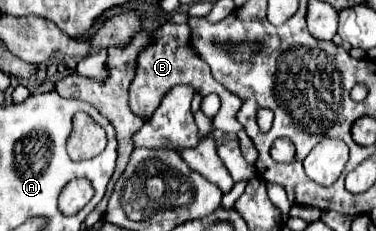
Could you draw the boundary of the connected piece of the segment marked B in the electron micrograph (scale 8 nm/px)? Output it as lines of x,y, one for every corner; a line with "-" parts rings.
165,23
155,31
155,43
139,55
137,75
129,85
129,109
139,117
149,119
155,113
155,109
161,105
163,95
181,83
195,83
195,93
203,97
209,93
217,93
221,97
221,107
212,121
214,129
224,133
237,133
243,129
237,120
241,99
211,77
209,65
191,47
191,27
187,23
183,25

